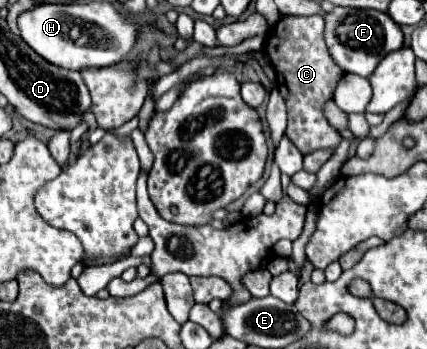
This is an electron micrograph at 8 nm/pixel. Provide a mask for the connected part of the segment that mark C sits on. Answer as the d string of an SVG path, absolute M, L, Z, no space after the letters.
M281 16L273 28L273 36L265 42L265 54L271 54L271 64L277 72L279 92L285 98L289 124L285 136L297 146L301 154L311 154L319 148L339 146L341 136L323 116L323 104L335 90L335 82L343 76L339 66L331 62L329 50L323 42L323 16Z

